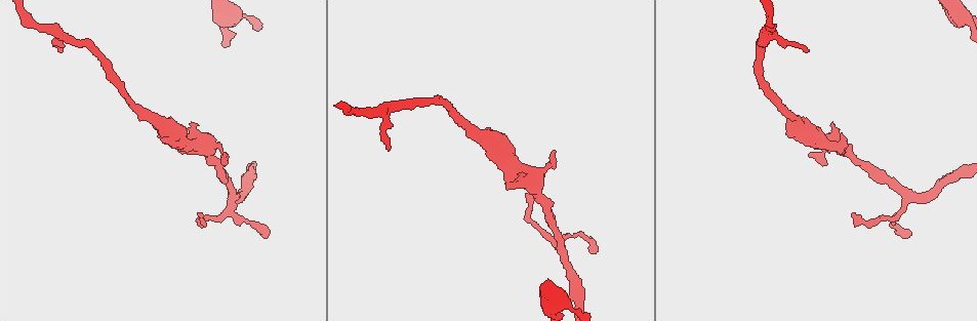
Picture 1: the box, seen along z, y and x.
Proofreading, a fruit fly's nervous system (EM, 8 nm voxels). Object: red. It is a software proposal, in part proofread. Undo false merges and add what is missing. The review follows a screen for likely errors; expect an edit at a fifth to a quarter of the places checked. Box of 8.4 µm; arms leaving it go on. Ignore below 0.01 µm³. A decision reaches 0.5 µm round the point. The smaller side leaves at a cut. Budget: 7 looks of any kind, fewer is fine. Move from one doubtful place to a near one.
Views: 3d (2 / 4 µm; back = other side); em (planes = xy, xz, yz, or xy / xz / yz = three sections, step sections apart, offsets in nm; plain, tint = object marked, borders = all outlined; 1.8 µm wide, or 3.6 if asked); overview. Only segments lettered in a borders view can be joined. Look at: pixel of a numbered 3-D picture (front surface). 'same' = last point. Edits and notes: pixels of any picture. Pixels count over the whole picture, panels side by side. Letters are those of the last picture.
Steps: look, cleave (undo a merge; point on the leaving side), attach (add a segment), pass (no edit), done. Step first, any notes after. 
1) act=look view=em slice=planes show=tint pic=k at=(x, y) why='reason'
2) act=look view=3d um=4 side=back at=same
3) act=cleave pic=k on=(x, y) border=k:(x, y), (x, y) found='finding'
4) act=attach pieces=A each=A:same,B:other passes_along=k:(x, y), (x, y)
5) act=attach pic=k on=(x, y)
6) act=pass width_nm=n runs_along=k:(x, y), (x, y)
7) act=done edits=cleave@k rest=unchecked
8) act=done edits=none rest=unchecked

act=look view=em slice=xz step=4 show=plain pic=1 at=(239, 15) why='thick turns thin'

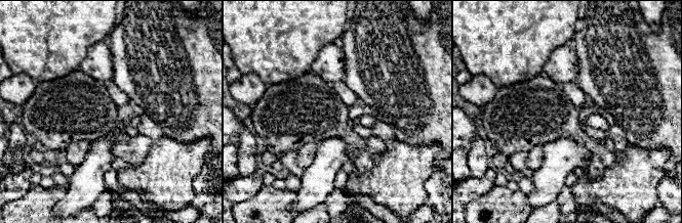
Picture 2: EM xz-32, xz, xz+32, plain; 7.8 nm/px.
act=look view=em slice=xz step=4 show=tint at=same why='with the object marked'

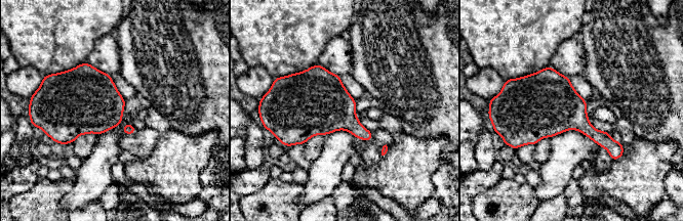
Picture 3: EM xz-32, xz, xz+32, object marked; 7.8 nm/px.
act=look view=em slice=xz step=4 show=borders at=same

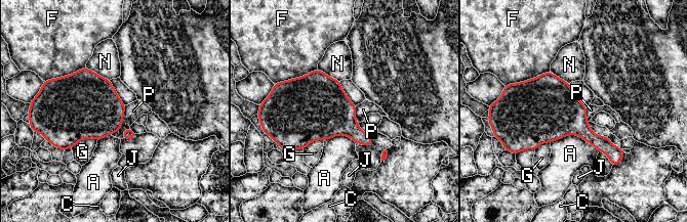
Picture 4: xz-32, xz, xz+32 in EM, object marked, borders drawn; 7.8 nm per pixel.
act=pass each=A:other,C:other,F:other,G:other,J:other,N:other,P:other border=4:(125, 105), (122, 125), (111, 134) found='continuous, no second cell'

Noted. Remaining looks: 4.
act=look view=3d um=2 pic=1 at=(249, 221) why='thin neck'

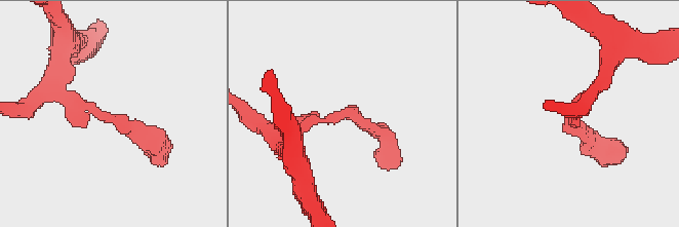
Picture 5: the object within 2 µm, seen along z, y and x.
act=look view=em um=3.6 slice=yz step=16 show=tint pic=5 at=(110, 116) why='need the tissue'

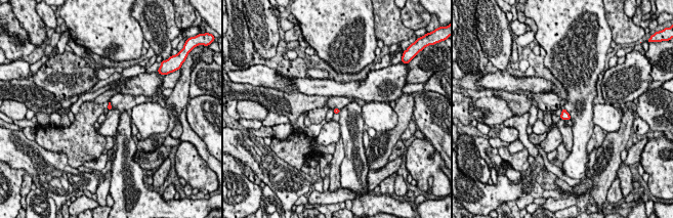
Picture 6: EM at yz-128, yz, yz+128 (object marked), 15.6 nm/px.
act=look view=em um=3.6 slice=planes show=borders at=same

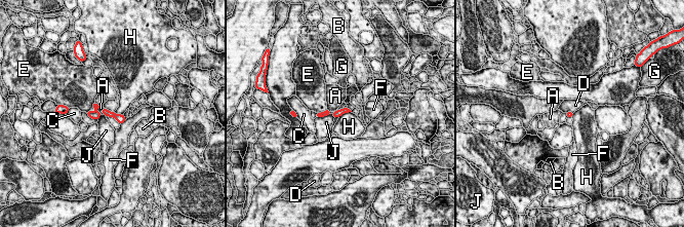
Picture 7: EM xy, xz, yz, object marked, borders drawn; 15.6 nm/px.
act=pass each=A:other,B:other,C:other,D:other,E:other,F:other,G:other,H:other,J:other border=7:(104, 107), (113, 112) found='all the same cell'

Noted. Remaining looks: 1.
act=done edits=none rest=unchecked

